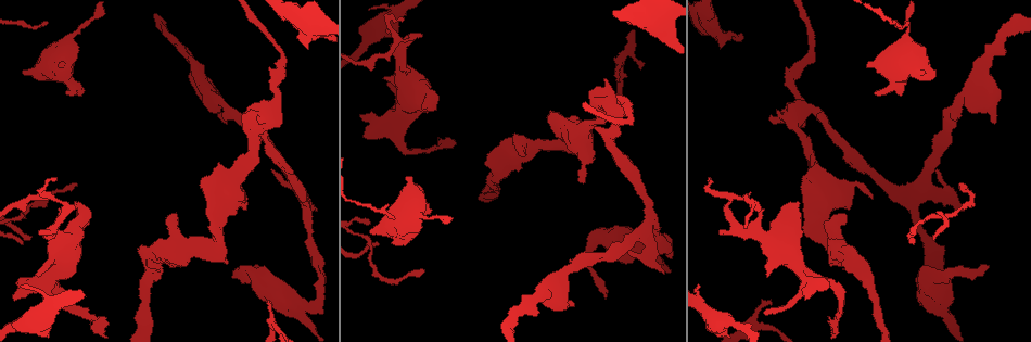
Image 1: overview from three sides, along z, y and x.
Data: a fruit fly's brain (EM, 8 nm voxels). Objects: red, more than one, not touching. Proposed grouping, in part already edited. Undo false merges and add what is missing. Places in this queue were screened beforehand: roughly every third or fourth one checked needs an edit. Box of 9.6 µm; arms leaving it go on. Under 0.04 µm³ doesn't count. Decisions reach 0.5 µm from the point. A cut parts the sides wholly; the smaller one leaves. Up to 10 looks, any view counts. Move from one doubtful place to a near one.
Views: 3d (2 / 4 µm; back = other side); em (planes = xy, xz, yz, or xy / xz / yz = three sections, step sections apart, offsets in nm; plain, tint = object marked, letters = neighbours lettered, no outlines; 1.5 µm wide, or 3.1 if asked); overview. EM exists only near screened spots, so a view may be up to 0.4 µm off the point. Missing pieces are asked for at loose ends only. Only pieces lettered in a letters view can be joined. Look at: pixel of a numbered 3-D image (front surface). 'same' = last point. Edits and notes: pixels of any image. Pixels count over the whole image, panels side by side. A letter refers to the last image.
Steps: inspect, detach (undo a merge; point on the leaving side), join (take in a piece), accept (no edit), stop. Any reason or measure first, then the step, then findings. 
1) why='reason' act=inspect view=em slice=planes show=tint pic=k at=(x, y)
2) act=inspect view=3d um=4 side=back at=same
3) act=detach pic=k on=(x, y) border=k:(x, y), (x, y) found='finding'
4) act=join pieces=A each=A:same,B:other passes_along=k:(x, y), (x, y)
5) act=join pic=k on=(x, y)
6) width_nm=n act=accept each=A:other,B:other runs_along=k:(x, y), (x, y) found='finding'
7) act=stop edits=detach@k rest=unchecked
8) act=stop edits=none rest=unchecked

why='branch stops here' act=inspect view=em slice=planes show=letters pic=1 at=(75, 204)

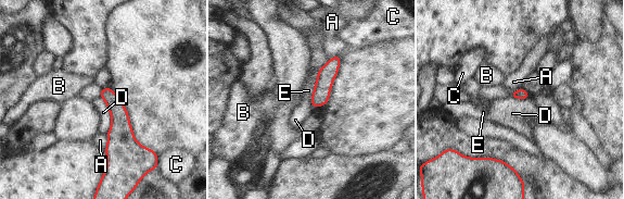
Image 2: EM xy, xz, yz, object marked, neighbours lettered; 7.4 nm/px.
act=accept each=A:other,B:other,C:other,D:other,E:other found='none of them fits'

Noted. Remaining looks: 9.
why='abrupt turn' act=inspect view=em slice=planes show=tint pic=1 at=(64, 215)

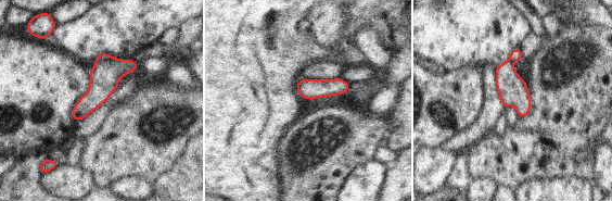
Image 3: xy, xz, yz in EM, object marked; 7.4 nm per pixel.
act=inspect view=em slice=planes show=letters at=same

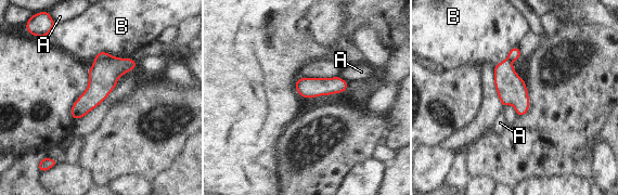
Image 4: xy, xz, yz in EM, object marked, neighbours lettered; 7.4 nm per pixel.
act=detach pic=4 on=(102, 55) each=A:other,B:other border=4:(112, 56), (95, 60) found='a second neuron is stuck on'

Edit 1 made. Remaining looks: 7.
act=inspect view=overview

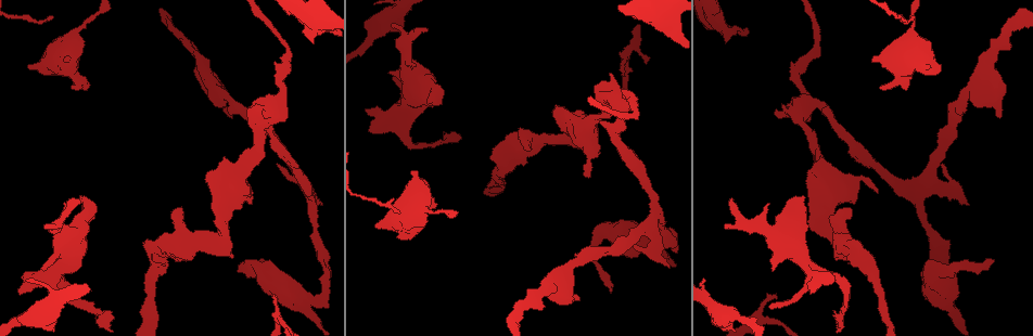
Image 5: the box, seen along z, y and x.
why='stops while still wide' act=inspect view=3d um=2 pic=5 at=(597, 155)

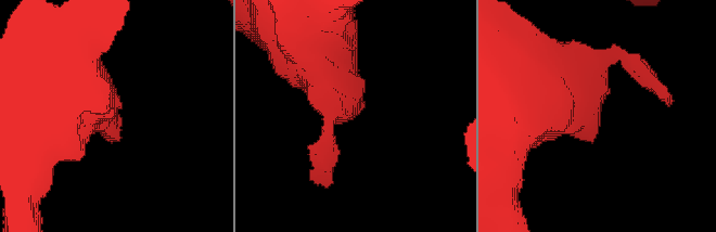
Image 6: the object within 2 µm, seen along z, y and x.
why='shape alone is not enough' act=inspect view=em slice=planes show=plain pic=6 at=(361, 106)

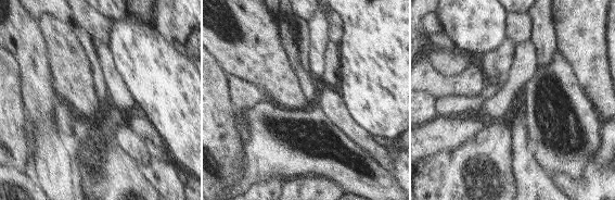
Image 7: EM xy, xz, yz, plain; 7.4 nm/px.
why='see the neighbours' act=inspect view=em slice=planes show=letters at=same

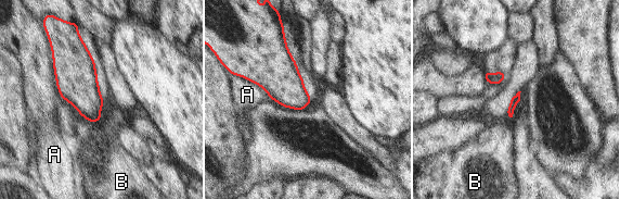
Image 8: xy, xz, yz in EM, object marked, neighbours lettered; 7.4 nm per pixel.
longest_contact=A:400nm act=accept each=A:other,B:other border=8:(80, 115), (93, 123) found='no lettered piece goes on from it'

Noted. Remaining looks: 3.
act=inspect view=em slice=yz step=4 show=plain pic=5 at=(611, 292)

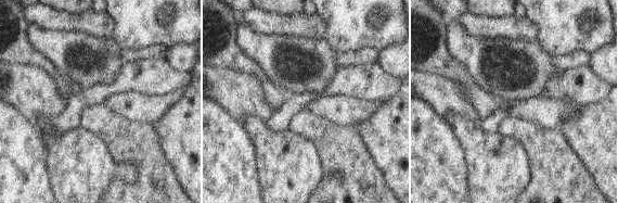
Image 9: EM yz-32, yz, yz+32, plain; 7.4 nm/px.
why='what lies round it' act=inspect view=em slice=yz step=4 show=letters at=same

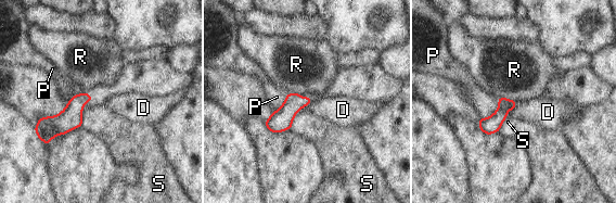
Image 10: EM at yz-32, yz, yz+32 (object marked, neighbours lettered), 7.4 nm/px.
width_nm=100 act=accept each=D:other,P:other,R:other,S:other border=10:(497, 97), (517, 101) found='no lettered piece goes on from it'

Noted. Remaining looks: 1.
act=stop edits=detach@4 rest=unchecked

